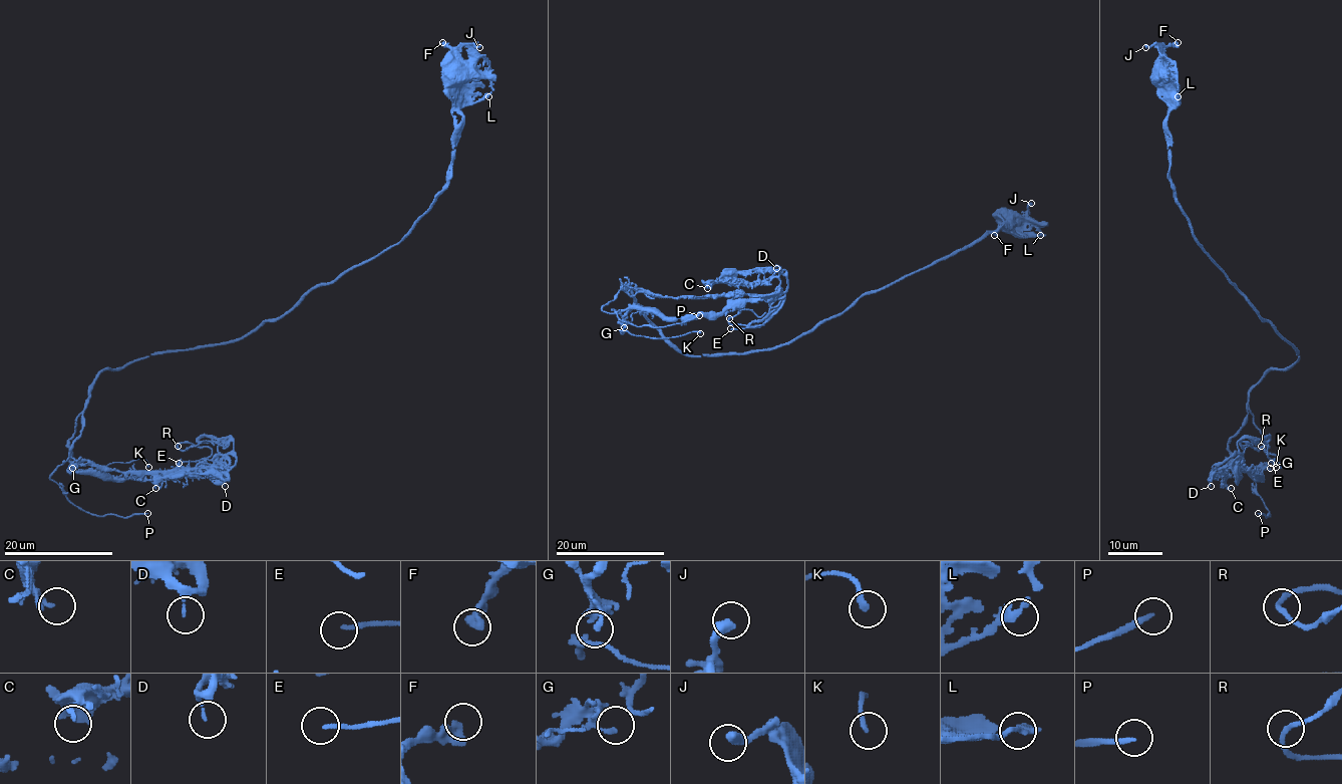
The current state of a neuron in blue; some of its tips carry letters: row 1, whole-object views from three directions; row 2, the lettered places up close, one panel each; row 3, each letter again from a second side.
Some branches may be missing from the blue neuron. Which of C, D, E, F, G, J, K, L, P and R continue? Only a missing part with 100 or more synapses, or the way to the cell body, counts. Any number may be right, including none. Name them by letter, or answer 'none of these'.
none of these

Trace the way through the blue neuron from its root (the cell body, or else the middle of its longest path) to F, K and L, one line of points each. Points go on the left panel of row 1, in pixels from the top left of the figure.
F: (456, 71), (452, 66), (451, 50), (442, 42)
K: (456, 71), (445, 189), (398, 243), (241, 337), (98, 374), (70, 461), (148, 467)
L: (456, 71), (453, 70), (456, 82), (475, 101), (488, 96)

